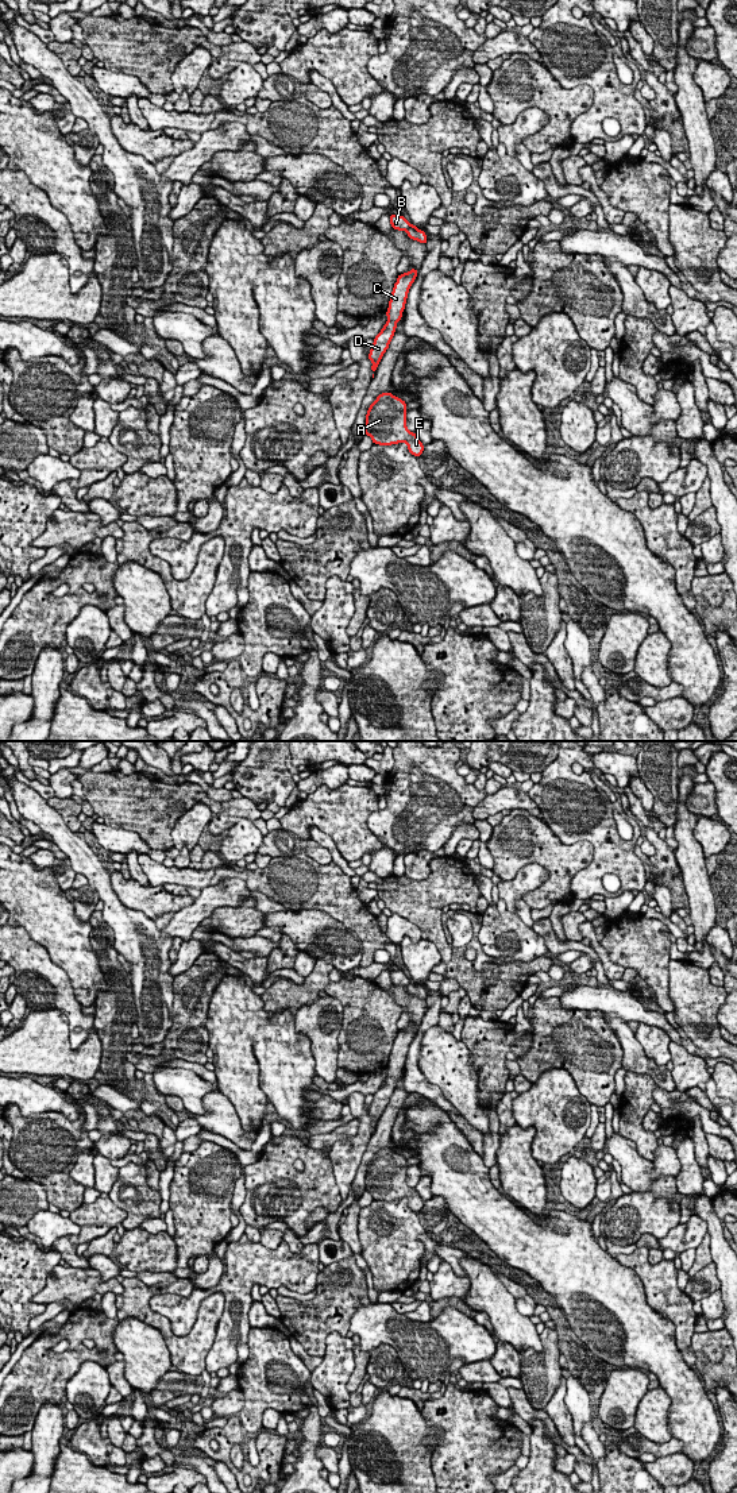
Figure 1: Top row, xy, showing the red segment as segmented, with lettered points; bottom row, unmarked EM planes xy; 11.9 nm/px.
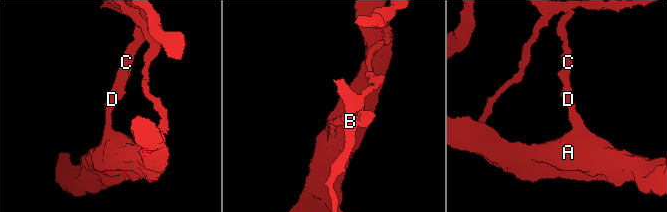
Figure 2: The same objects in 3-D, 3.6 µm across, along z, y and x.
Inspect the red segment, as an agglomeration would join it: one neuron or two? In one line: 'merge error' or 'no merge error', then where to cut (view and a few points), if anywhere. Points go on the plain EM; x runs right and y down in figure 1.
no merge error; cut none

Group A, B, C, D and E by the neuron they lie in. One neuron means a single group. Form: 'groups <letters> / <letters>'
groups A B C D E

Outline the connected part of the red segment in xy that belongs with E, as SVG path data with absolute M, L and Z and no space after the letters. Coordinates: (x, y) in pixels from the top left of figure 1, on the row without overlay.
M381 1149L368 1162L364 1180L364 1191L374 1200L391 1201L406 1199L412 1211L418 1214L424 1200L414 1188L406 1183L406 1158L391 1149Z

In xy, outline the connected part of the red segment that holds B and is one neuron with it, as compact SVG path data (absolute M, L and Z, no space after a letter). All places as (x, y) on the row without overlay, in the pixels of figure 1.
M390 971L391 984L405 987L412 996L427 1000L427 989L410 980L402 971Z

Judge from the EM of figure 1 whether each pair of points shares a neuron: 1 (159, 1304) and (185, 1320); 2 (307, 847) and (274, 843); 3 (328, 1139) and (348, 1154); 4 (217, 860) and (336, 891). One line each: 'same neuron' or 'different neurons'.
1: same neuron
2: same neuron
3: different neurons
4: different neurons

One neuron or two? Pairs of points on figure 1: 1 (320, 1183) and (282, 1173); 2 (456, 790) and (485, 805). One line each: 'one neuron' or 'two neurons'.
1: one neuron
2: two neurons

